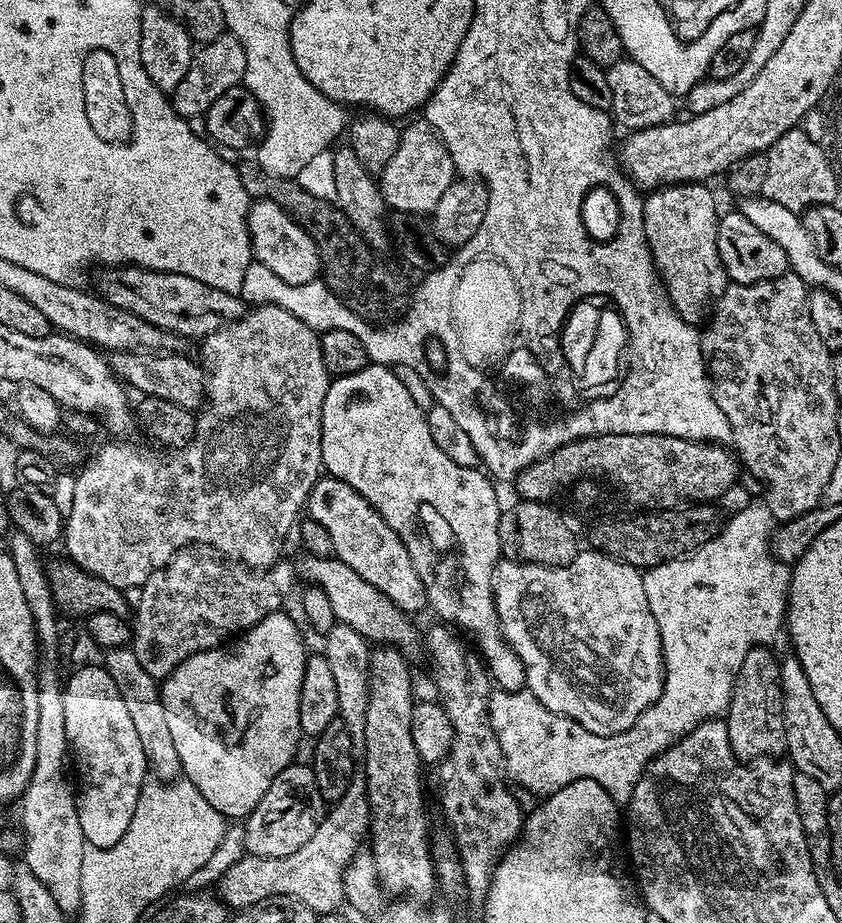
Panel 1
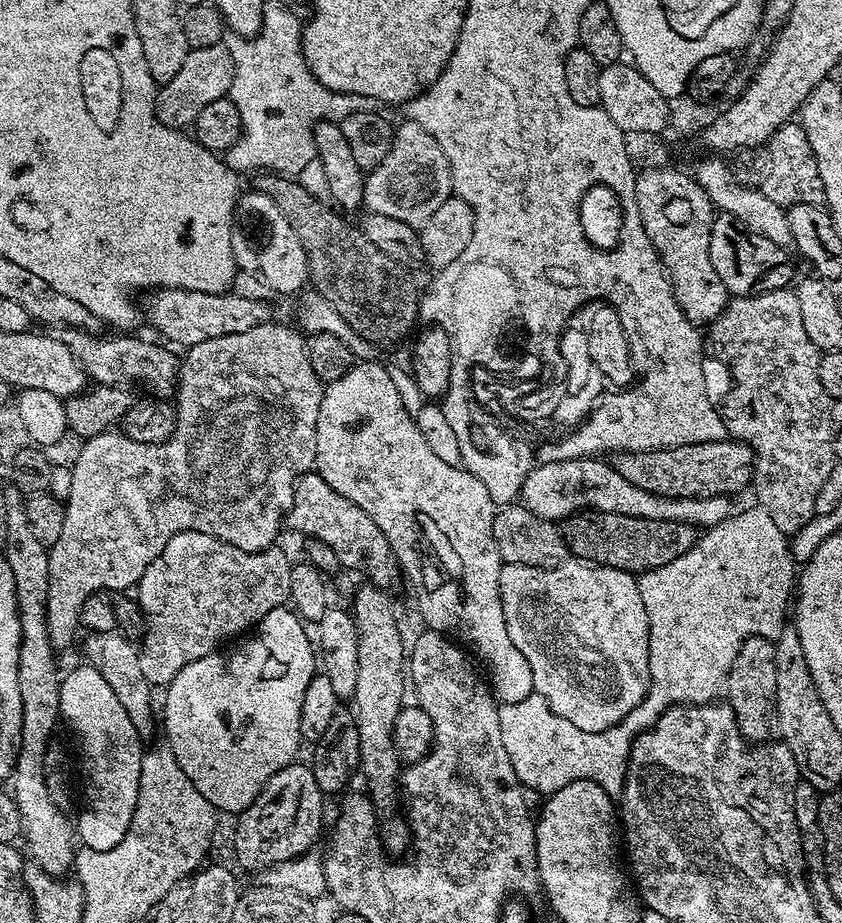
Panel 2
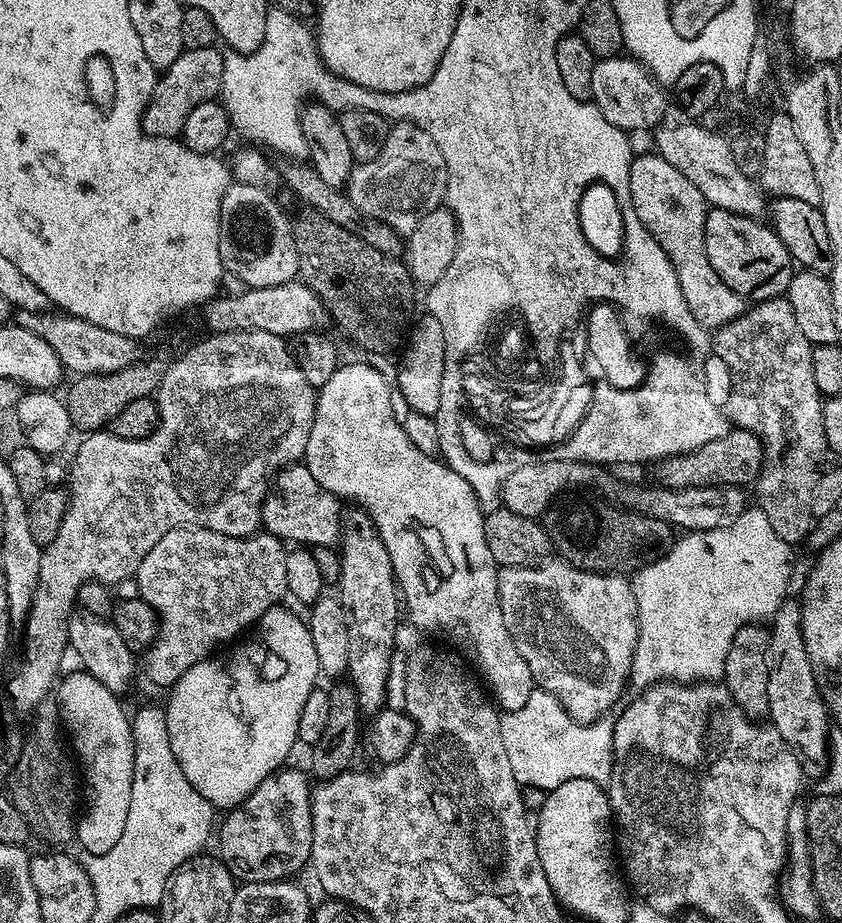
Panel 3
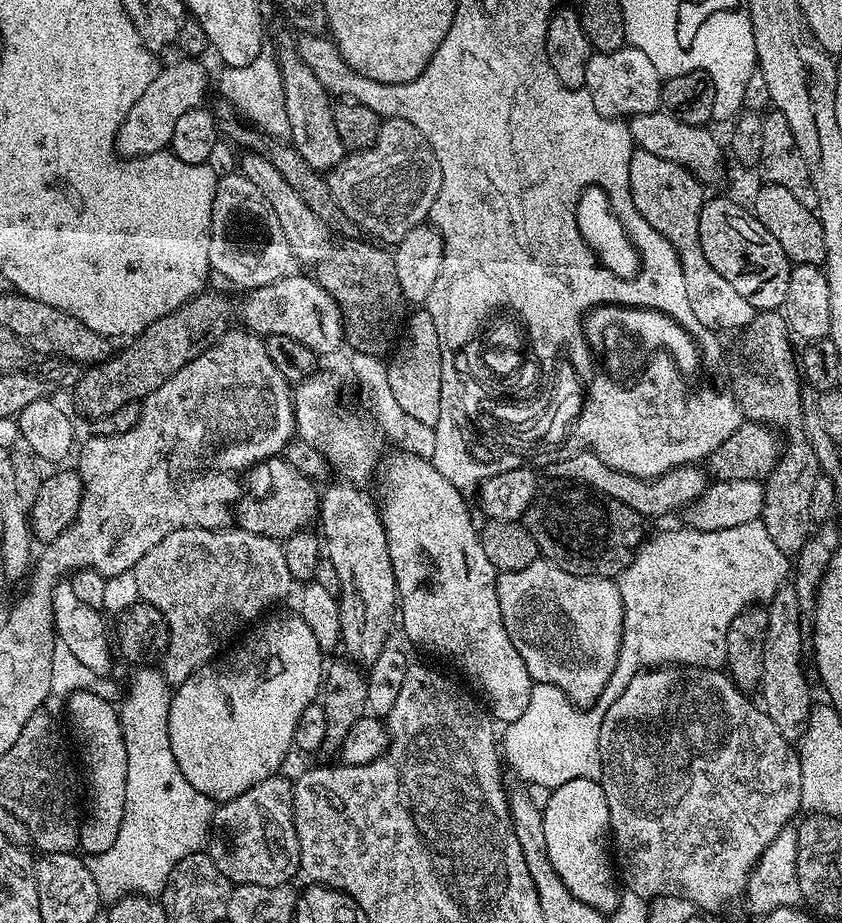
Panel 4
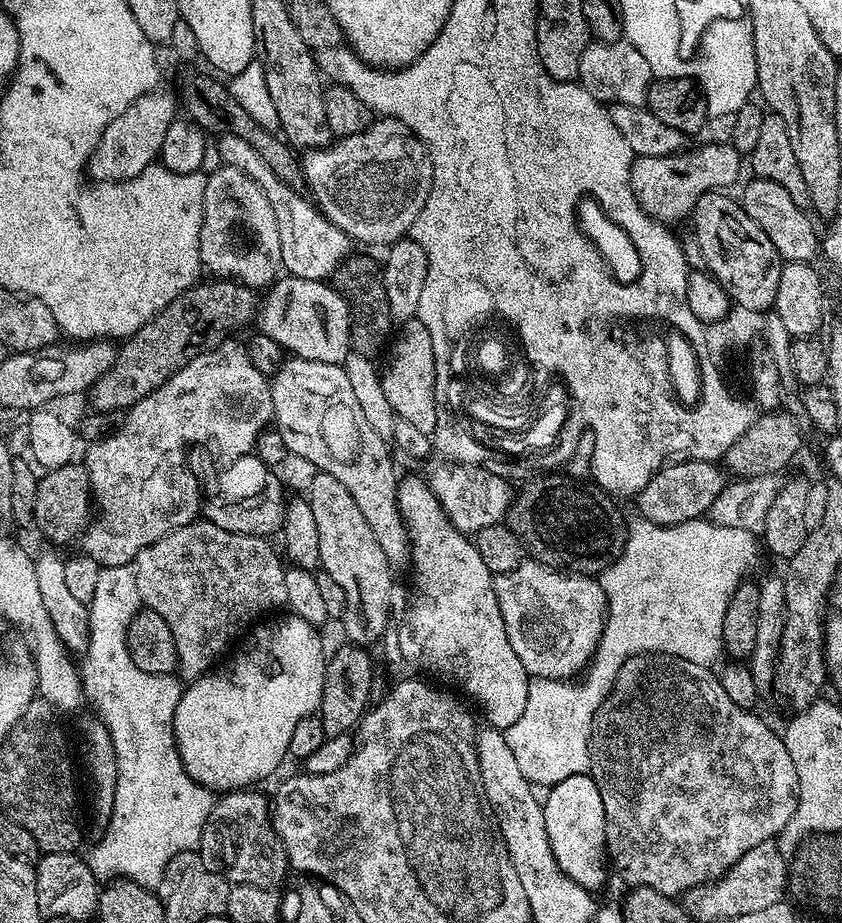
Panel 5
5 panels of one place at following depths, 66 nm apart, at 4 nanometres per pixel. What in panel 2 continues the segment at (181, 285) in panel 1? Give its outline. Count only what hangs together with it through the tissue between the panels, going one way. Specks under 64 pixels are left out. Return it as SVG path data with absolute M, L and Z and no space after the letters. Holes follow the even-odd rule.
M158 288L147 293L142 304L142 316L149 320L162 335L165 341L173 345L181 344L181 349L193 348L198 342L206 342L210 338L222 338L226 334L242 334L242 330L250 330L259 324L267 324L273 319L272 308L267 299L255 300L254 298L242 298L231 290L218 294L206 294L202 290L186 290L185 288Z

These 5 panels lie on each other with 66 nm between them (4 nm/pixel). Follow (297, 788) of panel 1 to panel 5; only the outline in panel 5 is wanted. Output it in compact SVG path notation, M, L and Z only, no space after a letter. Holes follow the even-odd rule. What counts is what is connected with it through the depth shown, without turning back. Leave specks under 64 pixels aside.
M260 790L226 792L217 799L216 805L210 810L210 818L206 818L198 851L202 862L206 862L206 866L227 880L229 885L245 884L279 889L284 875L290 872L288 855L279 834L276 833L276 825L272 823L269 797L267 800L262 793L256 791Z

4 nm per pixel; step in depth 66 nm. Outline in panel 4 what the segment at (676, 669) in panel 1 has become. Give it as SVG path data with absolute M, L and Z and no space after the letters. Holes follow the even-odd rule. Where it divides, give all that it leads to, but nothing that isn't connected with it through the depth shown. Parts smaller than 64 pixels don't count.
M758 519L754 522L746 522L746 526L733 526L731 530L710 530L709 532L694 530L687 526L680 526L677 532L660 532L653 540L652 537L645 539L644 543L640 545L636 555L632 557L627 568L625 568L618 577L620 593L622 594L622 606L624 607L624 633L622 634L622 642L620 643L618 662L614 666L614 674L610 678L610 682L602 690L602 694L596 699L596 703L587 710L581 710L577 705L573 704L565 692L558 690L558 686L533 683L532 693L530 694L530 706L526 706L526 711L523 712L522 718L518 718L514 722L507 724L502 732L502 756L506 761L507 767L509 764L526 783L537 784L538 787L545 788L545 790L557 788L571 780L599 781L601 766L600 719L606 715L606 710L611 709L612 703L620 697L622 690L626 690L626 686L636 676L637 672L651 670L657 666L723 669L726 664L726 630L730 626L730 622L734 618L738 618L738 614L742 609L772 600L774 594L780 588L785 587L789 576L789 553L778 550L778 546L774 546L774 542L770 539L770 534L766 530L763 519Z

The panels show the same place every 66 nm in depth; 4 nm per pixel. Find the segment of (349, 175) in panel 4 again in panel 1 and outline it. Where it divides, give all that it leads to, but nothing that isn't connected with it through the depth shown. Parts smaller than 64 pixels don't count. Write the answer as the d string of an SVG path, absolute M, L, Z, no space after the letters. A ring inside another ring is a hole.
M426 122L412 124L401 131L398 150L394 150L394 158L379 173L378 183L380 194L385 205L393 213L407 214L417 218L423 214L430 214L438 206L438 198L446 194L446 190L454 182L457 175L454 162L446 150L446 146L436 135L436 130Z

